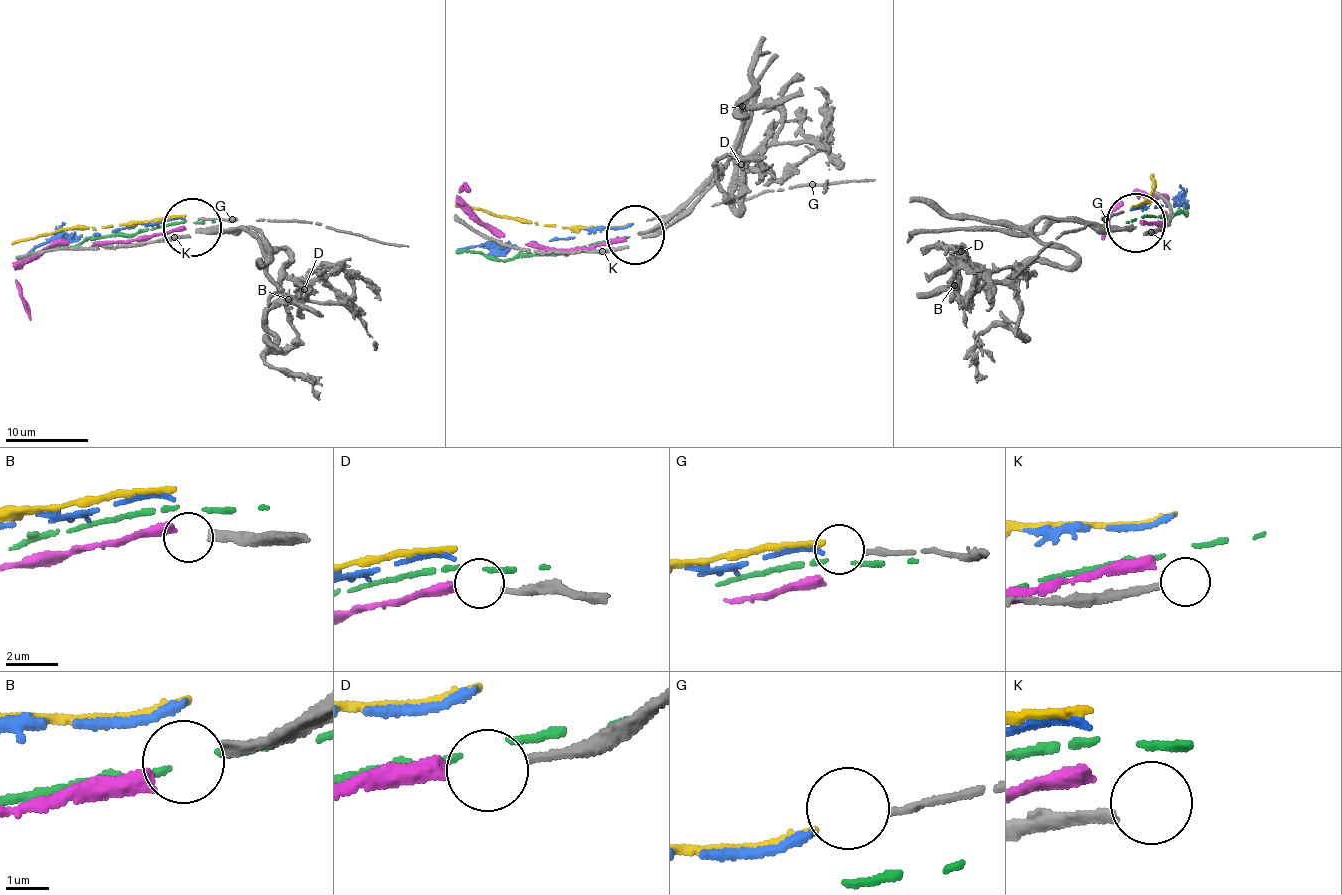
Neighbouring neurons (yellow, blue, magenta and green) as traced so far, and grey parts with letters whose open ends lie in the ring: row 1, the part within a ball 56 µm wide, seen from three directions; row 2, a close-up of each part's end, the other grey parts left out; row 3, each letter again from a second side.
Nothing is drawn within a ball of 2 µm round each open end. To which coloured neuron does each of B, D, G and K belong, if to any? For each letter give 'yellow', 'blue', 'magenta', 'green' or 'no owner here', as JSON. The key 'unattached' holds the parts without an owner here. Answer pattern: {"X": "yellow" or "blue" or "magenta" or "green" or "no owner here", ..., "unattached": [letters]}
{"B": "no owner here", "D": "magenta", "G": "blue", "K": "no owner here", "unattached": ["B", "K"]}

